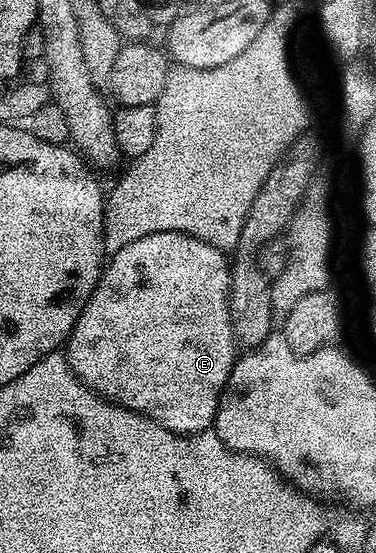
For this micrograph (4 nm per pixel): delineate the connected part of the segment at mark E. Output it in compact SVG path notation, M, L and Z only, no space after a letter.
M158 232L149 234L145 238L137 238L133 242L122 245L115 257L110 257L104 267L103 276L98 286L91 292L83 306L83 311L75 320L75 327L71 330L71 339L65 345L65 354L71 362L71 368L79 375L88 387L94 389L108 400L131 408L134 412L141 412L144 416L155 420L174 432L190 434L192 432L206 432L215 423L215 415L219 412L219 405L223 402L223 393L228 391L231 383L231 372L235 369L237 351L235 352L235 328L231 325L231 300L233 304L233 276L231 278L231 264L227 261L228 253L200 236L190 236L188 232Z

